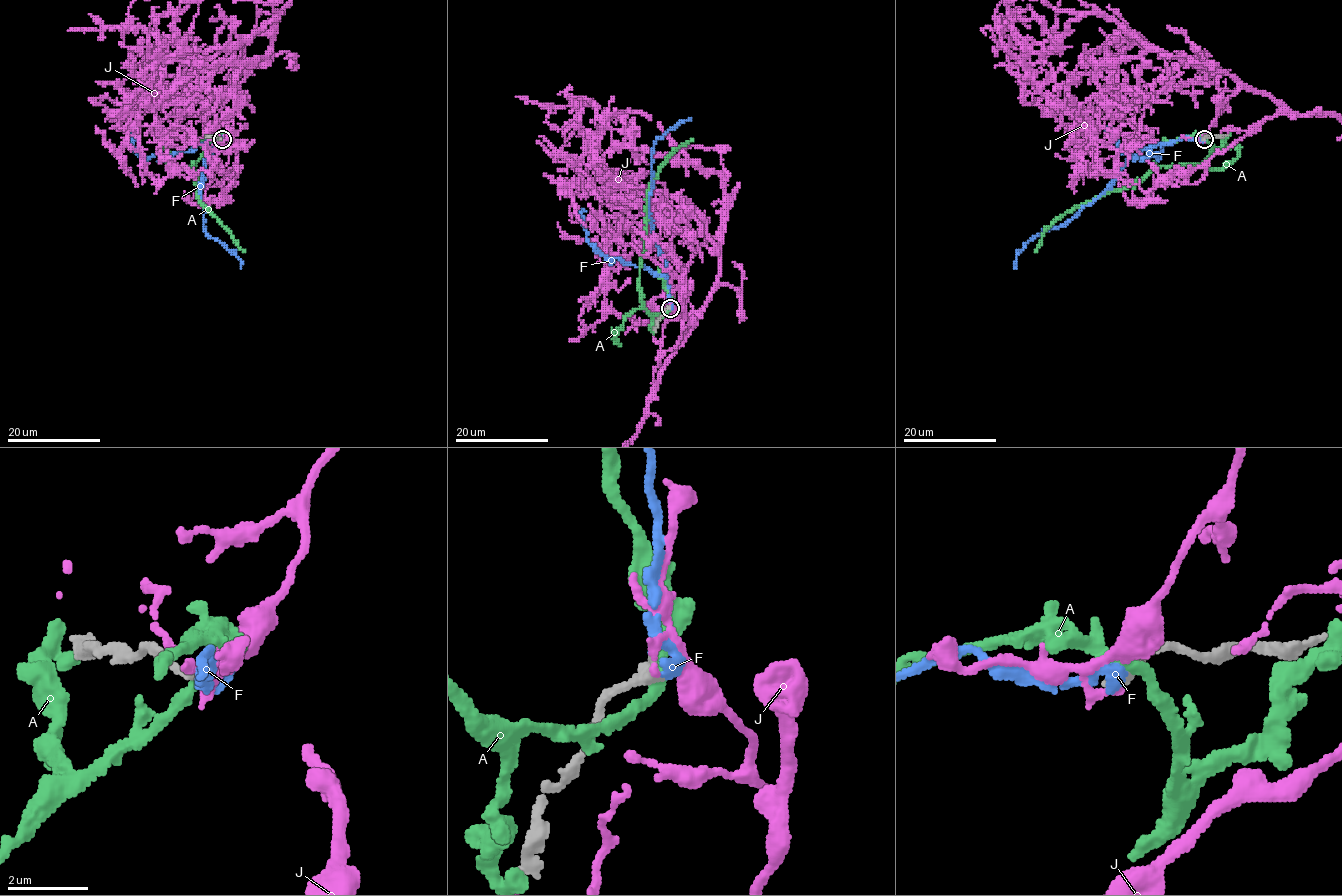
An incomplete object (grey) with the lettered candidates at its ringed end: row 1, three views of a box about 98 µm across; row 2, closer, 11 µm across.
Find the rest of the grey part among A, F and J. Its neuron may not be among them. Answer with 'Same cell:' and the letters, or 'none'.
Same cell: F

